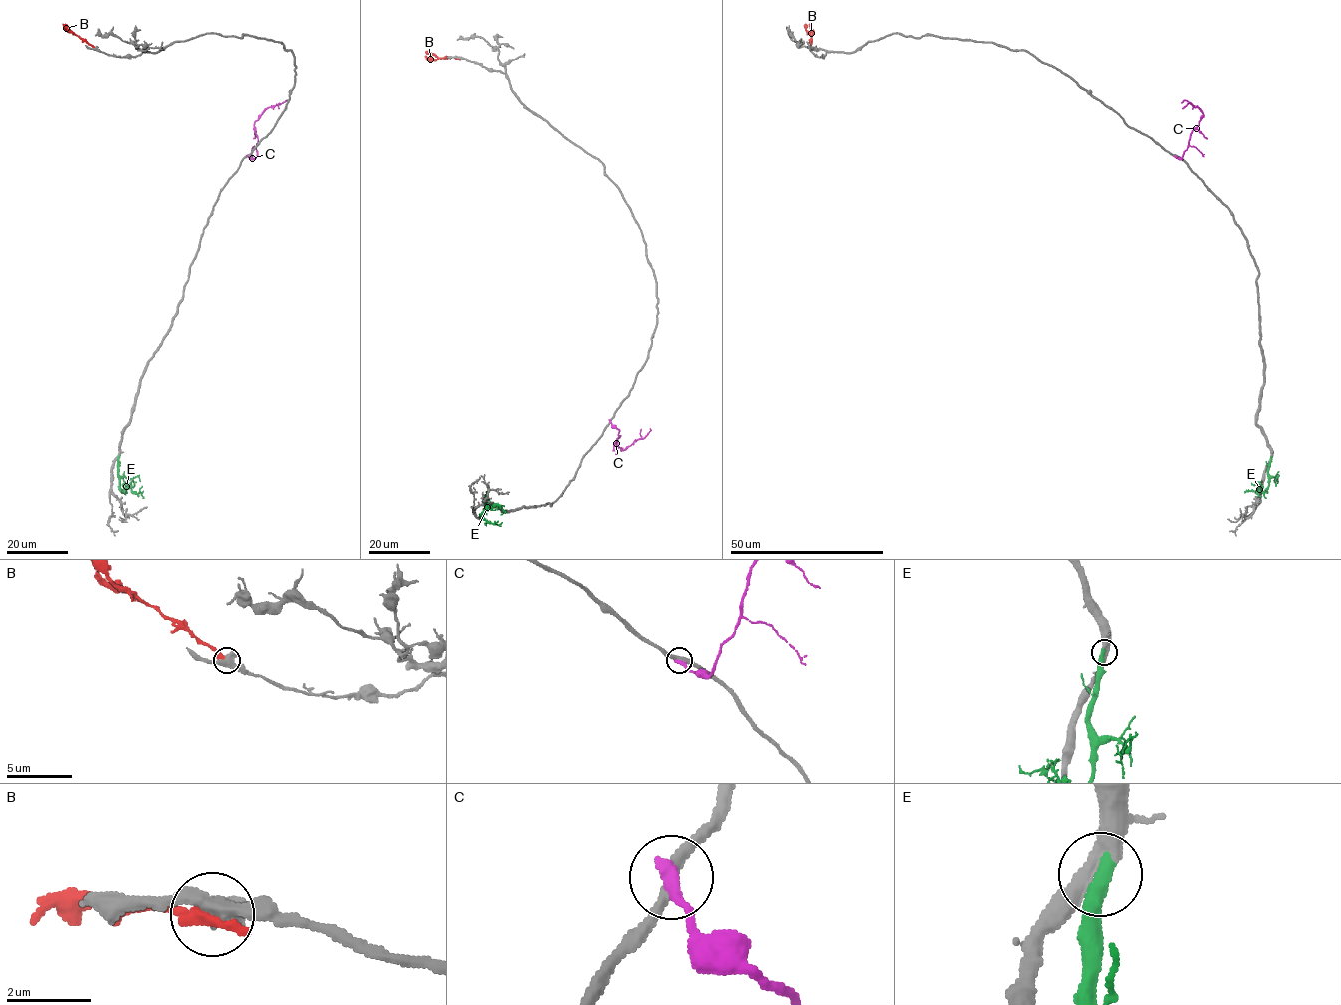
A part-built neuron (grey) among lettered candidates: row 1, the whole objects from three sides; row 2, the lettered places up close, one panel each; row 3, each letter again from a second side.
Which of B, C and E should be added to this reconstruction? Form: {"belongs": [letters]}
{"belongs": ["E"]}

